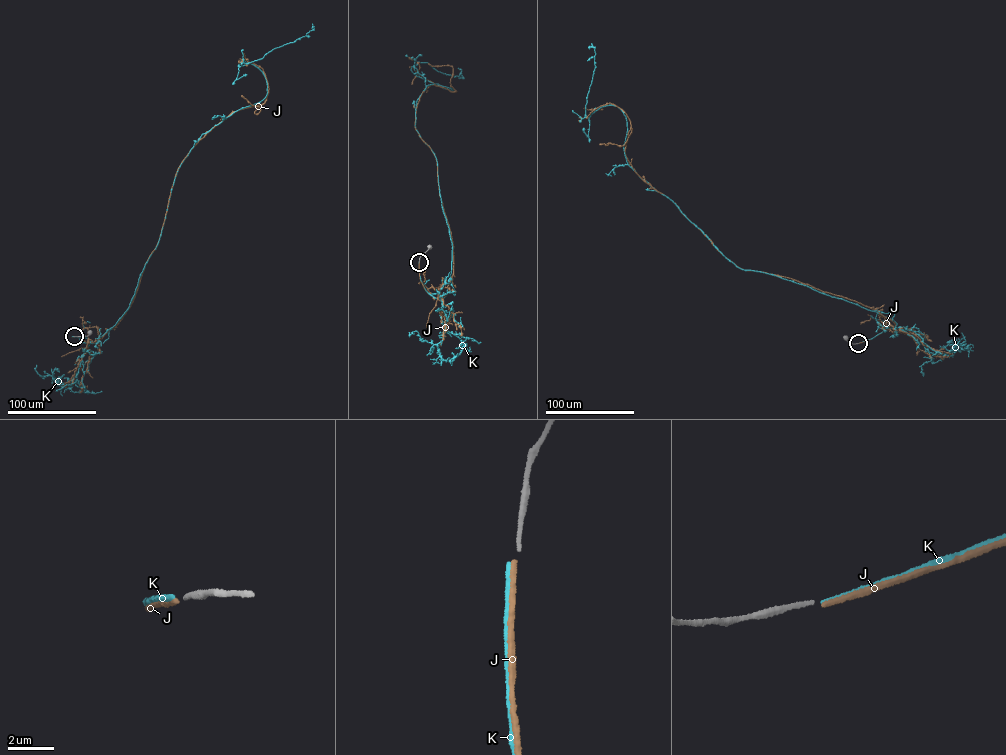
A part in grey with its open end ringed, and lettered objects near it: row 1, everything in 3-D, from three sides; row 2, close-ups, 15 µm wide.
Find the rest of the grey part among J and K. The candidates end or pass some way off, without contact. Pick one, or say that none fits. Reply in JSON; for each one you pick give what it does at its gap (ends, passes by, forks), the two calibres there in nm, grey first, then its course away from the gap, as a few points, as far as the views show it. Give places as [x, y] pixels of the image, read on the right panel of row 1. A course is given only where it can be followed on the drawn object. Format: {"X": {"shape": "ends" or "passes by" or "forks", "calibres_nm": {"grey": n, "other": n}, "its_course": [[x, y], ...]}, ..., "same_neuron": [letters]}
{"same_neuron": []}

